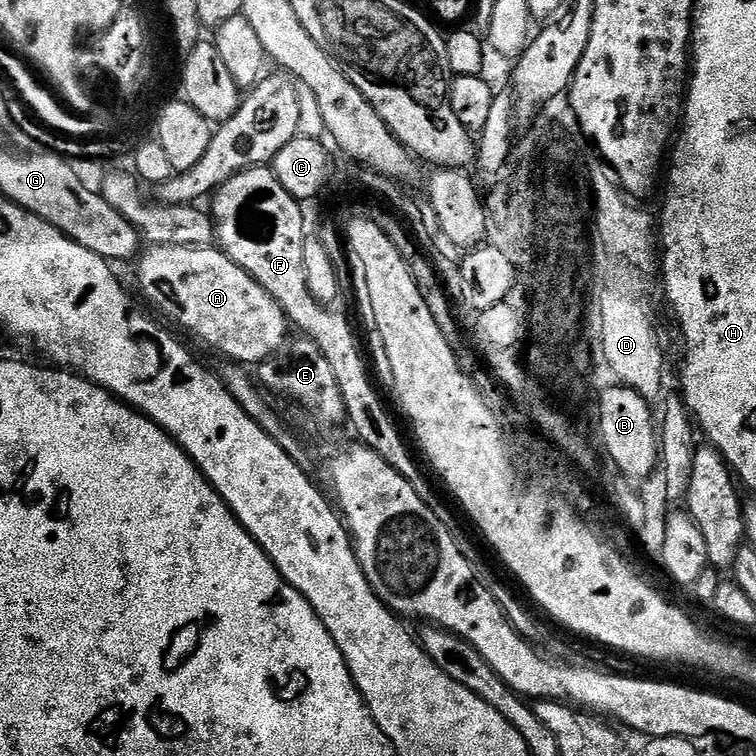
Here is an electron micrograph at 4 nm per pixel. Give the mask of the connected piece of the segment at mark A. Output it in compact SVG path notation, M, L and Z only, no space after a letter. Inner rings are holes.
M153 244L145 247L135 261L136 284L140 292L156 308L161 308L172 320L177 320L188 332L193 332L216 352L229 356L240 366L256 364L267 356L275 357L289 339L290 321L279 302L246 270L239 268L225 252L216 246L178 246Z

